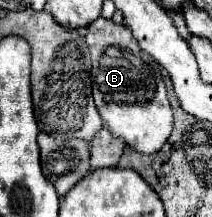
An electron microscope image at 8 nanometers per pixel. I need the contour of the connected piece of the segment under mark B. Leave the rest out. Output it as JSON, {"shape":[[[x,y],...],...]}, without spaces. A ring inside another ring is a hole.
{"shape":[[[98,17],[94,23],[86,27],[86,43],[88,53],[92,57],[92,97],[96,103],[96,109],[102,117],[102,123],[110,133],[116,137],[124,137],[124,143],[134,147],[138,153],[152,155],[160,151],[160,147],[166,143],[172,131],[172,109],[166,97],[166,87],[162,79],[160,65],[140,49],[136,37],[126,29],[126,25],[116,25],[112,19]]]}

